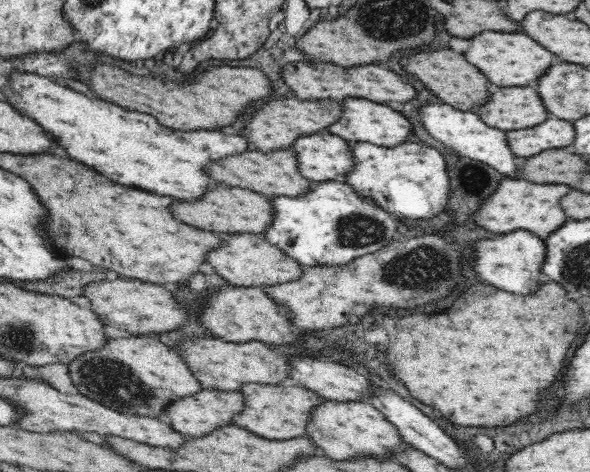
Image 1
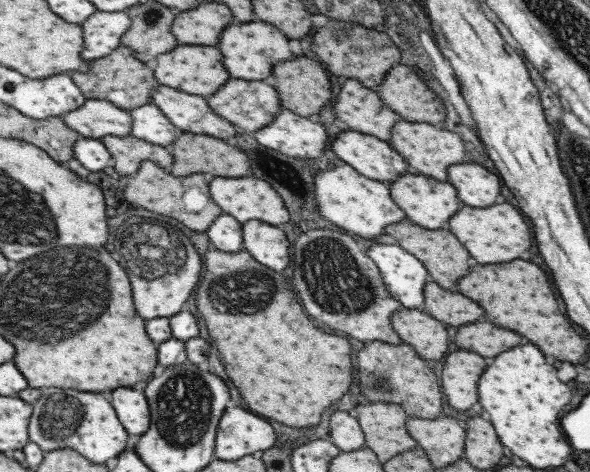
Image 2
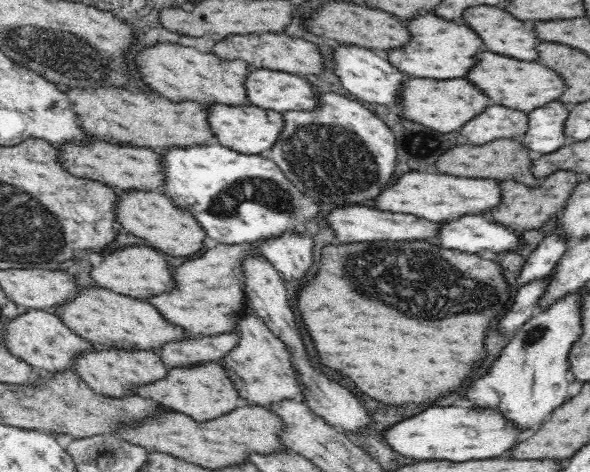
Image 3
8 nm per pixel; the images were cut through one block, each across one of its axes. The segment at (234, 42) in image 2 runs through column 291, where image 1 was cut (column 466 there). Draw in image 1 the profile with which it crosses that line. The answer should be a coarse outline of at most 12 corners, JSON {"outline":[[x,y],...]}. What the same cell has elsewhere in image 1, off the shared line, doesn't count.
{"outline":[[484,32],[466,58],[492,84],[536,84],[556,56],[528,34]]}

